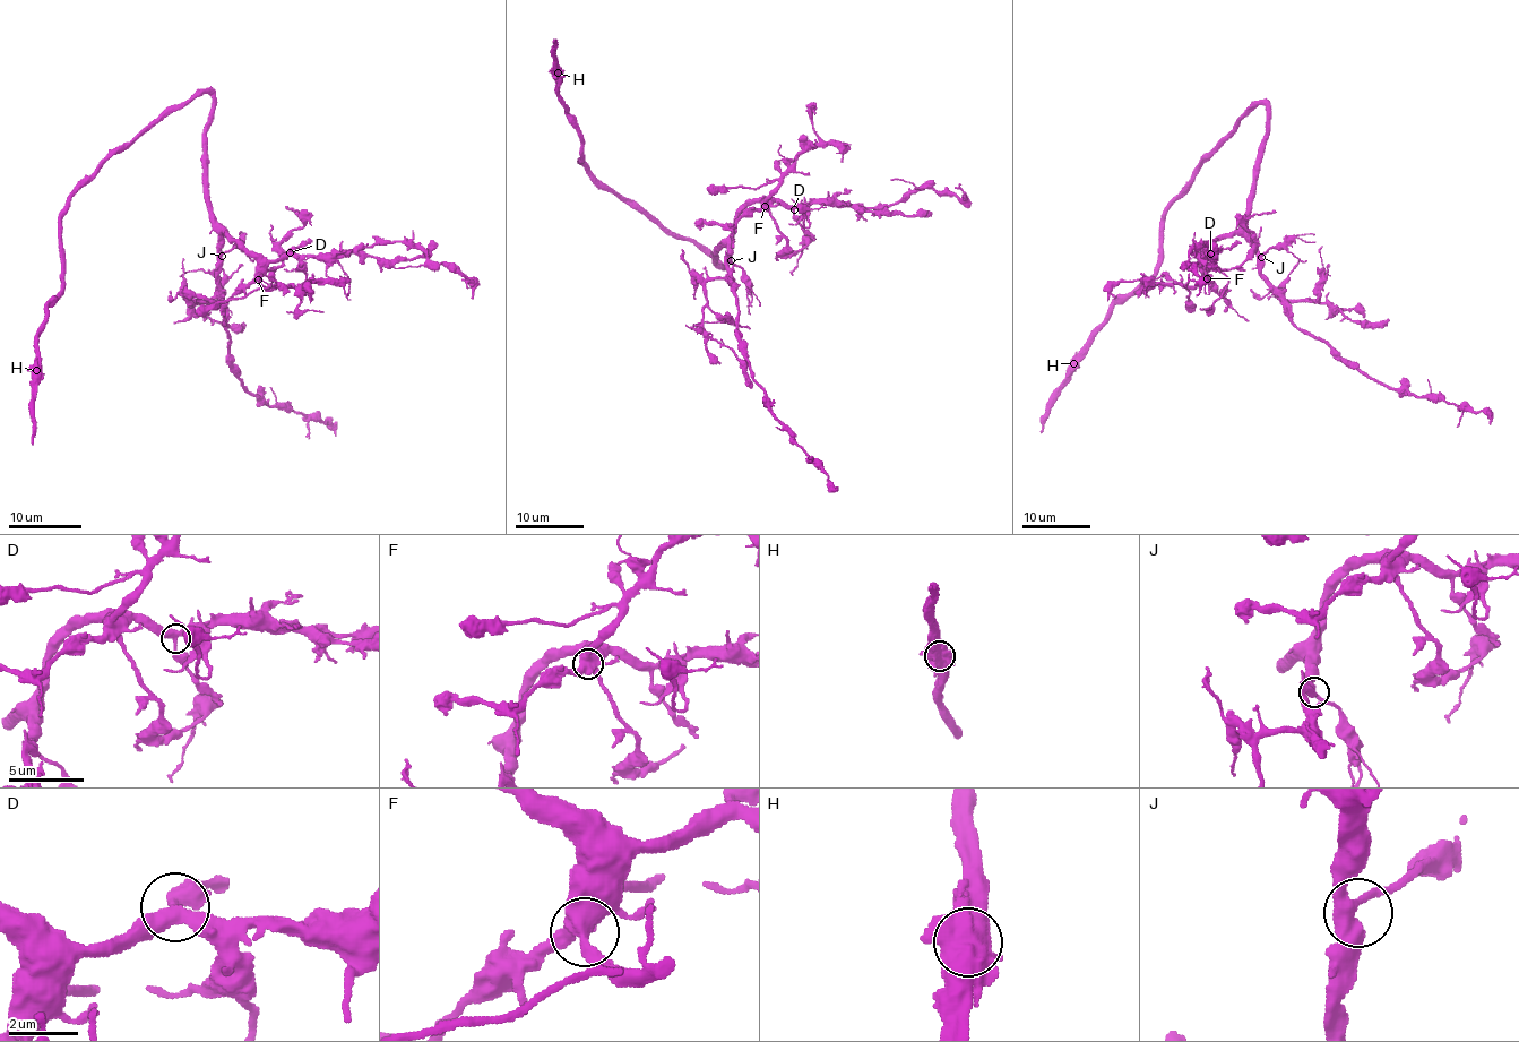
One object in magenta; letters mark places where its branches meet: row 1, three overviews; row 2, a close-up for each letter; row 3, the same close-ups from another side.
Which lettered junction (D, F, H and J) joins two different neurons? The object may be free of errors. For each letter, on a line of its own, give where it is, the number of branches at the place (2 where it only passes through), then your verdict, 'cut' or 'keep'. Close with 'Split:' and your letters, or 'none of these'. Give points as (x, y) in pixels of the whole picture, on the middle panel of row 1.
D: at (794, 209); 3 branches meet; keep
F: at (765, 206); 3 branches meet; keep
H: at (558, 72); 3 branches meet; cut
J: at (731, 260); 3 branches meet; keep
Split: H

